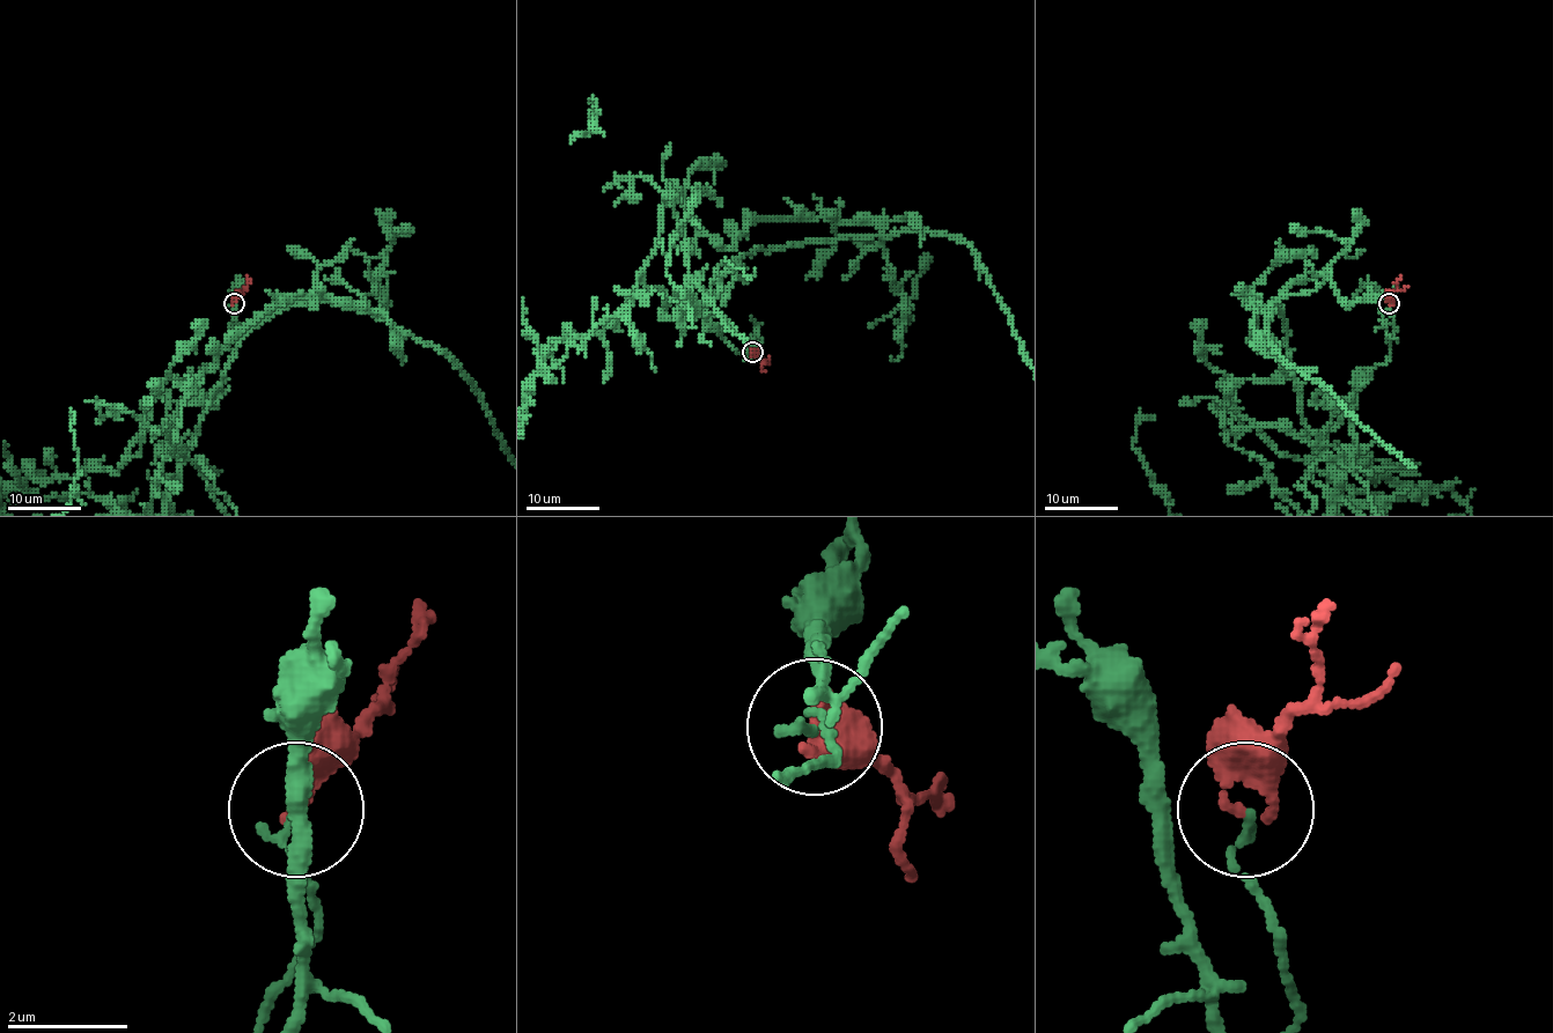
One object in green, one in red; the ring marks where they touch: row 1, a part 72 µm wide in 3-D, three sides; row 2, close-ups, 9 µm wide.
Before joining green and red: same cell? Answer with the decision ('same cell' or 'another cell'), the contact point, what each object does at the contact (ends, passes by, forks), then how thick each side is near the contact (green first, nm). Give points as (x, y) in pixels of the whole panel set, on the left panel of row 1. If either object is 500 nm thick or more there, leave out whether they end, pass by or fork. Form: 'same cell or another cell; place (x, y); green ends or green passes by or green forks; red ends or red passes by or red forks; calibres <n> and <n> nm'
another cell; place (234, 303); green ends; red ends; calibres 140 and 140 nm

